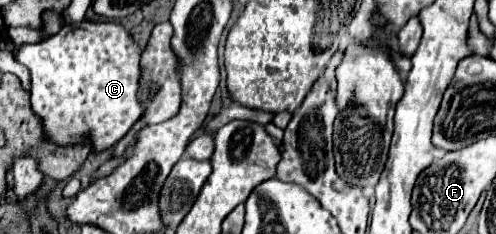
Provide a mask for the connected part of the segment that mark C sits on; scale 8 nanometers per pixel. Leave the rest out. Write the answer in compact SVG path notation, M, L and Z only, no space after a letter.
M82 21L82 23L74 23L74 25L64 25L60 29L60 33L56 33L54 37L38 43L38 45L22 45L16 53L16 59L20 63L26 63L26 67L30 69L32 73L32 107L34 107L34 113L40 117L42 125L44 125L44 133L46 137L56 143L56 145L80 145L80 143L86 143L88 139L92 141L94 145L94 153L102 153L106 149L110 149L116 141L120 141L124 137L124 133L128 133L128 129L142 117L144 113L144 107L140 105L140 97L138 97L138 91L140 91L140 75L142 75L142 63L140 63L140 57L144 53L144 47L140 47L134 37L120 25L120 23L114 23L114 21Z

